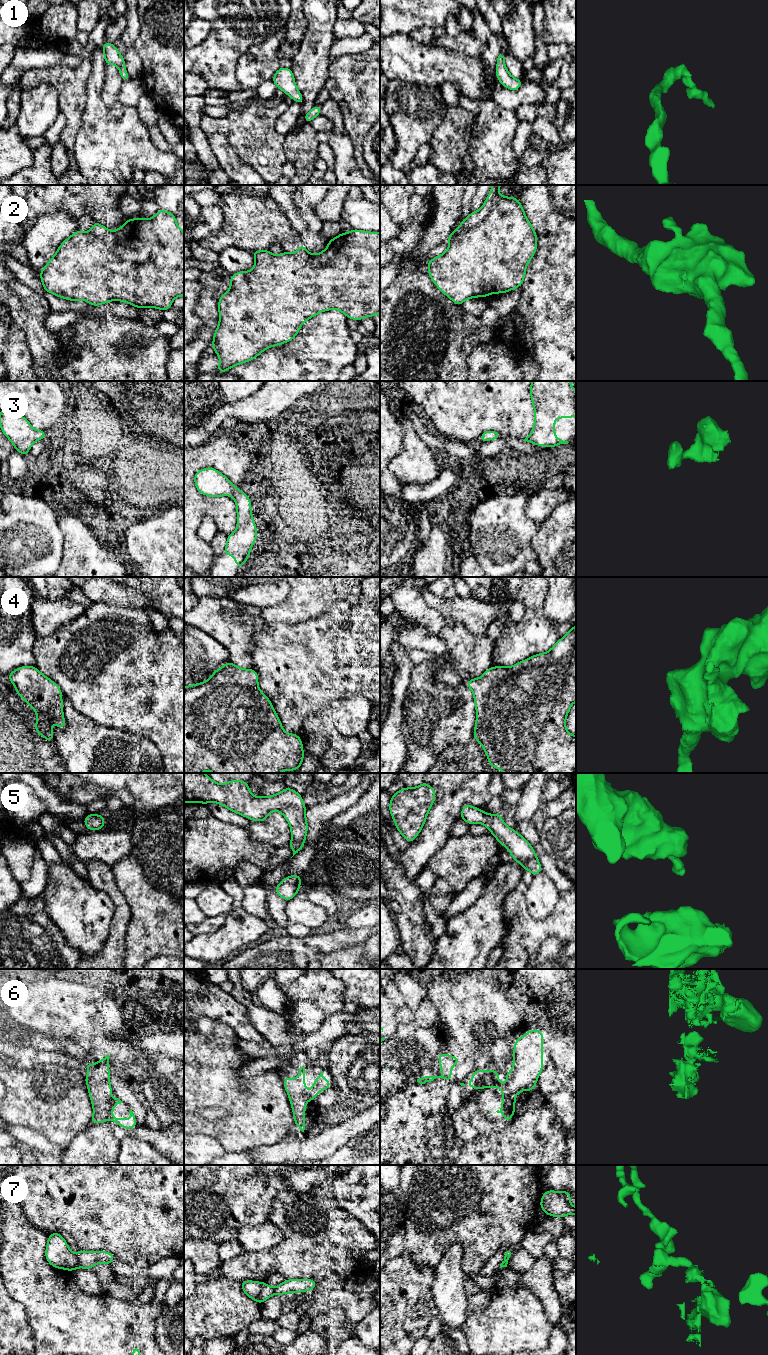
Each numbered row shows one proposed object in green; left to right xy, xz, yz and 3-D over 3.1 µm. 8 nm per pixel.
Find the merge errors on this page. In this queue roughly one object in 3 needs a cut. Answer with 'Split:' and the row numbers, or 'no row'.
Split: 7

